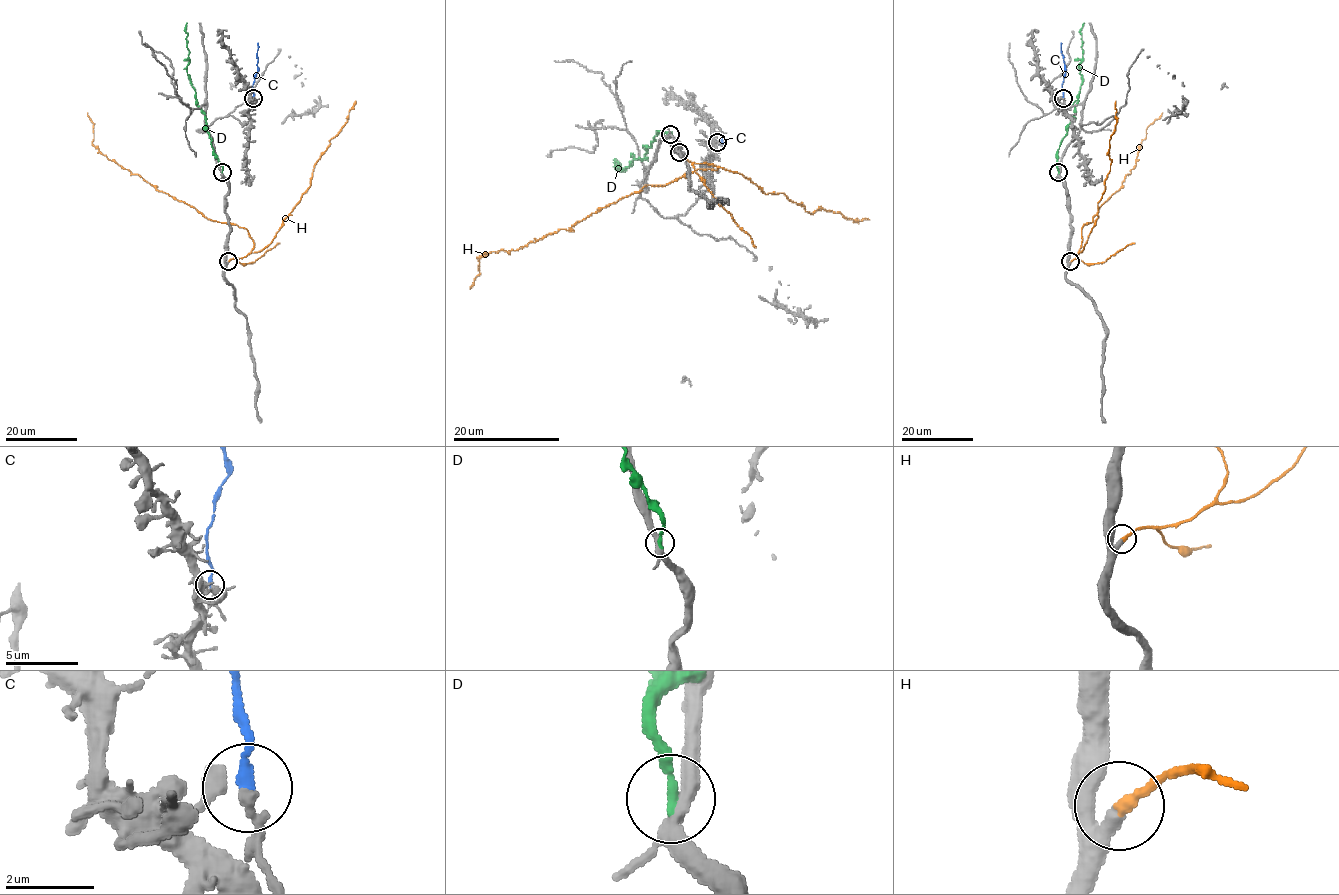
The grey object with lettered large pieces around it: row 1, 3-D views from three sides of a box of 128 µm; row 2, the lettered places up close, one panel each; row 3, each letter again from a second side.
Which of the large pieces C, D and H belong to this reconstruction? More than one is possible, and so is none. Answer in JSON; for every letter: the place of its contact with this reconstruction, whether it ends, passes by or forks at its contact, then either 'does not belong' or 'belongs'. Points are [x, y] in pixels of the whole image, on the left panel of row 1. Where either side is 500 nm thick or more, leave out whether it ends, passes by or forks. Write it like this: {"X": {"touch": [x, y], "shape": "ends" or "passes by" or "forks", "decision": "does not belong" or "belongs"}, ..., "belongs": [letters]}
{"C": {"touch": [253, 98], "shape": "ends", "decision": "does not belong"}, "D": {"touch": [222, 172], "shape": "ends", "decision": "does not belong"}, "H": {"touch": [228, 261], "shape": "ends", "decision": "belongs"}, "belongs": ["H"]}

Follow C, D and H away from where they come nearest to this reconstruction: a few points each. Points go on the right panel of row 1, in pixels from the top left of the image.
C: (1063, 98), (1062, 84), (1065, 65), (1061, 42)
D: (1058, 173), (1057, 149), (1074, 113), (1081, 81), (1080, 32), (1084, 23)
H: (1071, 262), (1078, 257), (1081, 227), (1123, 186), (1124, 177), (1136, 165), (1146, 130), (1162, 113)

